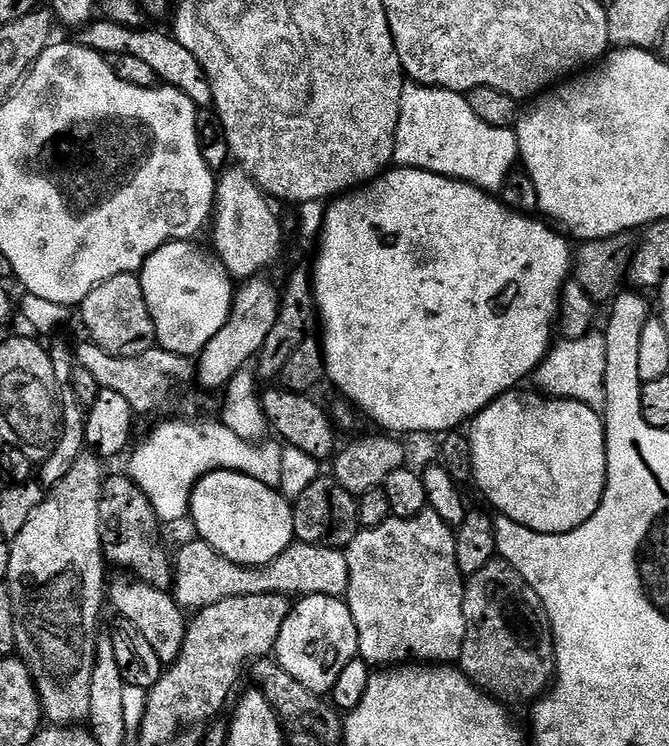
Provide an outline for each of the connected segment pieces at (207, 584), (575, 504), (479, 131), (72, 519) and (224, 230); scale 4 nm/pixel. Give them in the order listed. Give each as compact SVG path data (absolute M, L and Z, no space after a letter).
M192 538L174 556L171 593L185 610L214 606L226 598L250 594L278 594L289 598L306 596L343 597L348 590L350 568L347 555L341 549L293 542L278 558L258 568L244 568L218 554L204 540Z
M513 390L511 392L505 392L503 396L500 396L494 402L490 402L487 406L484 407L483 410L478 413L477 416L473 416L470 421L470 429L472 428L472 432L469 431L467 433L468 441L470 442L470 446L472 447L472 475L474 477L474 484L477 484L480 487L480 492L485 496L486 499L489 500L490 503L493 504L497 509L495 510L499 515L508 516L514 522L518 522L522 526L526 526L530 530L534 530L535 532L541 532L542 534L546 534L547 536L561 536L562 534L566 534L567 532L572 532L576 528L581 528L586 521L593 516L593 514L598 510L598 506L602 502L602 498L604 497L604 487L606 486L606 482L608 481L608 455L606 454L606 434L604 433L604 418L601 413L595 412L588 405L584 405L582 402L578 402L576 400L562 400L562 399L551 399L545 395L537 394L535 391L529 390L530 392L520 392L524 390Z
M405 83L402 90L402 106L398 114L398 130L394 146L393 161L401 168L417 168L423 172L433 172L451 180L465 180L489 194L499 193L506 174L517 167L520 147L512 128L499 128L482 122L470 110L467 95L451 92L445 88L428 88L425 84Z
M79 456L74 466L70 466L70 474L55 484L38 510L30 514L30 522L22 526L22 534L10 540L12 549L6 587L14 610L15 651L30 670L40 695L43 719L52 726L79 725L87 721L90 710L90 674L94 672L98 639L96 627L100 624L100 607L106 604L106 561L98 534L98 502L106 475L103 467L98 456Z
M239 166L219 173L216 182L216 203L210 217L212 244L215 255L226 266L233 281L243 282L259 276L280 256L280 224L276 221L273 201Z

